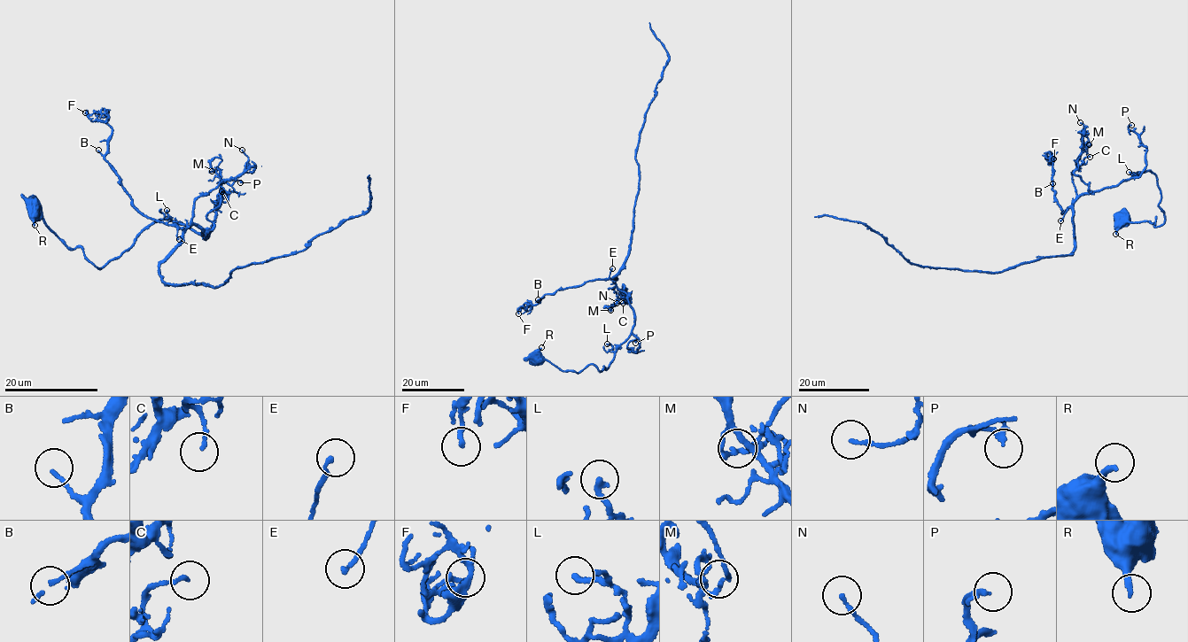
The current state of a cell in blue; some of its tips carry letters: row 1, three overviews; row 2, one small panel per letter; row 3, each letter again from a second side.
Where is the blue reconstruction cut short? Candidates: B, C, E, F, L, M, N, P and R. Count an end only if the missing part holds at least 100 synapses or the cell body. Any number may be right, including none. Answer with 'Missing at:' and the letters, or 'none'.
Missing at: none

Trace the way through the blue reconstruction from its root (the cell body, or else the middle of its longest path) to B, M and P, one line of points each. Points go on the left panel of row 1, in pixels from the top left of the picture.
B: (34, 206), (33, 215), (99, 268), (161, 219), (207, 235), (142, 214), (98, 150)
M: (34, 206), (33, 215), (99, 268), (161, 219), (206, 235), (192, 209), (221, 181), (212, 171)
P: (34, 206), (29, 207), (33, 215), (99, 268), (161, 219), (205, 238), (221, 184), (240, 182)

